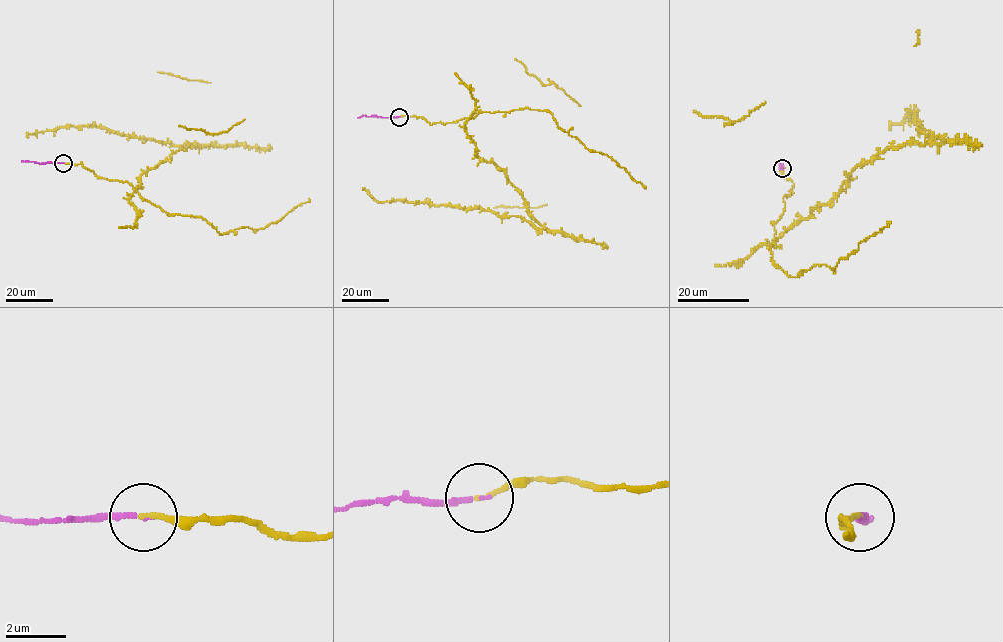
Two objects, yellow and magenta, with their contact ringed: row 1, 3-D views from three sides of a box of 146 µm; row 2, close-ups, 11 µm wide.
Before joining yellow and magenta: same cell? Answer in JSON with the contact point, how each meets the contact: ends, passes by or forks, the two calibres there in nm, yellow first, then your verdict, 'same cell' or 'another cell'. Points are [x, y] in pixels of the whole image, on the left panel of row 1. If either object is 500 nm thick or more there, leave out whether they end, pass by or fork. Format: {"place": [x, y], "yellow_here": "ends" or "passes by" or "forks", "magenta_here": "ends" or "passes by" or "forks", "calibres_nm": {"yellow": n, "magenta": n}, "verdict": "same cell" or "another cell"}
{"place": [63, 163], "yellow_here": "ends", "magenta_here": "ends", "calibres_nm": {"yellow": 150, "magenta": 150}, "verdict": "same cell"}

